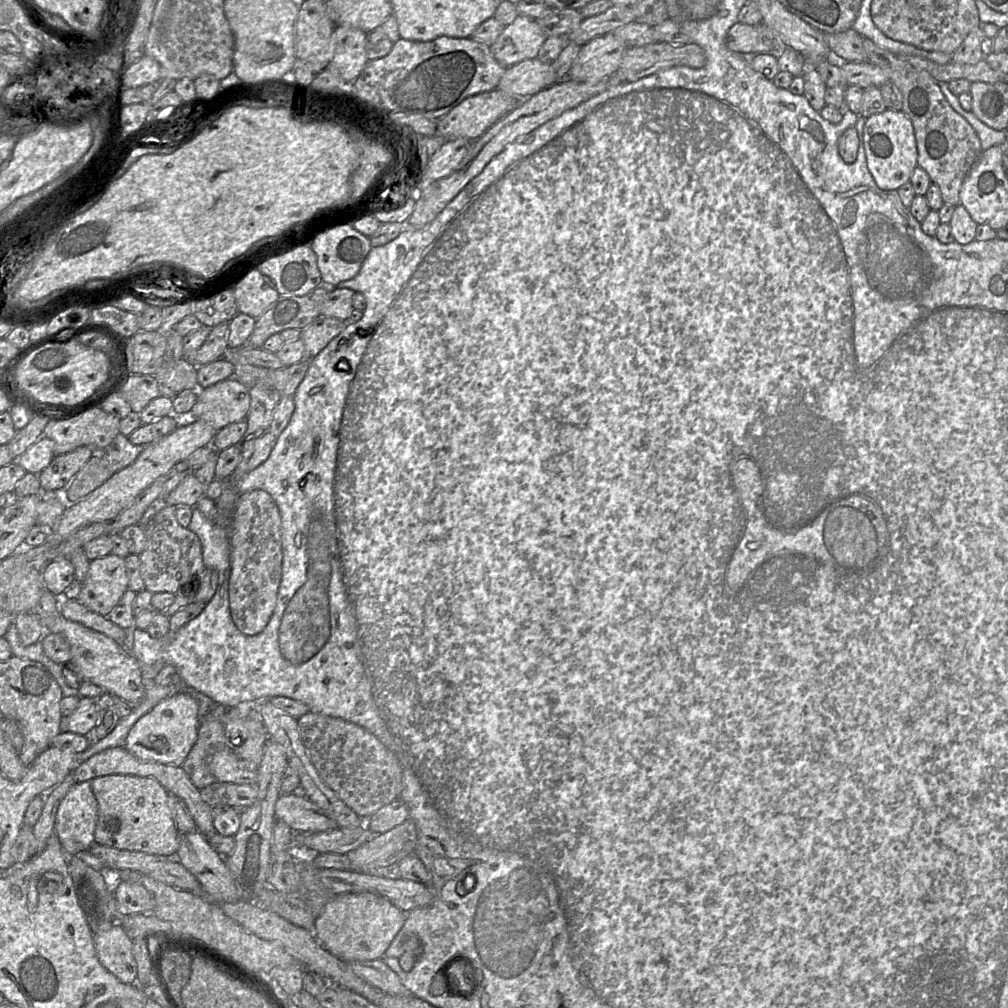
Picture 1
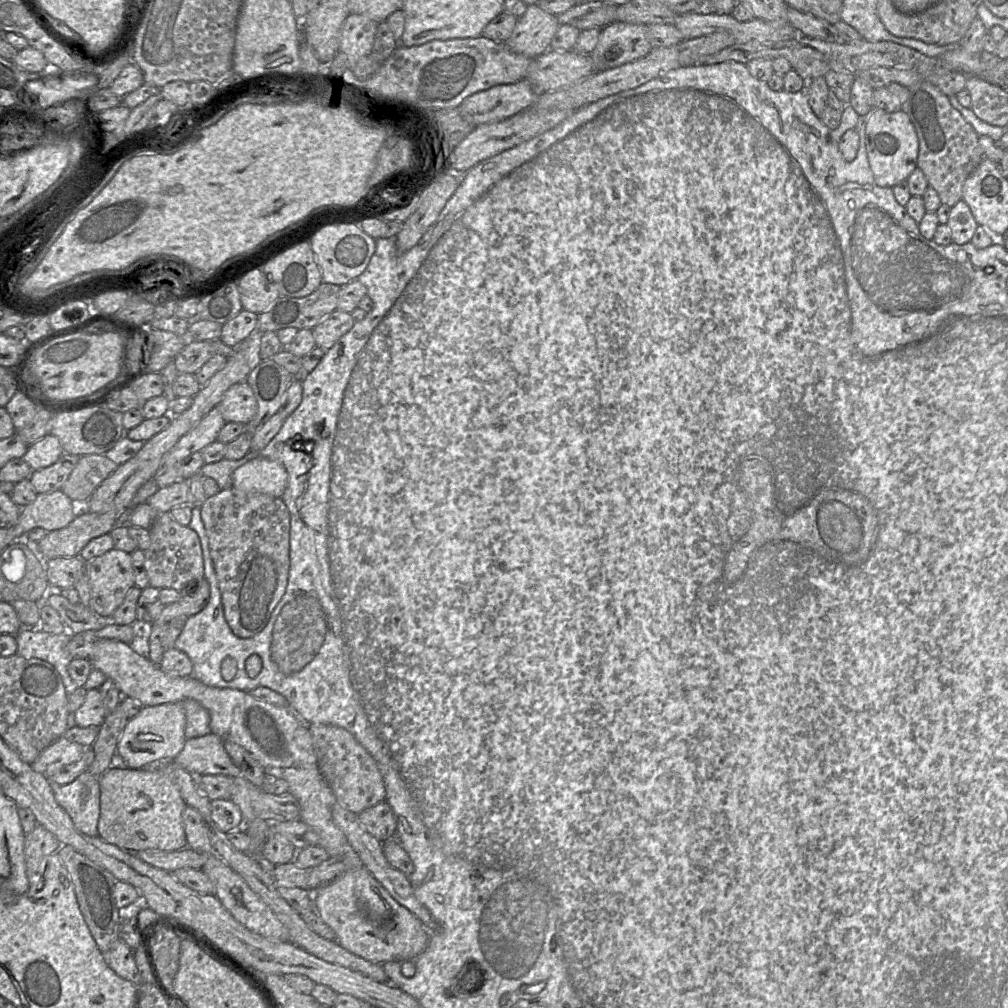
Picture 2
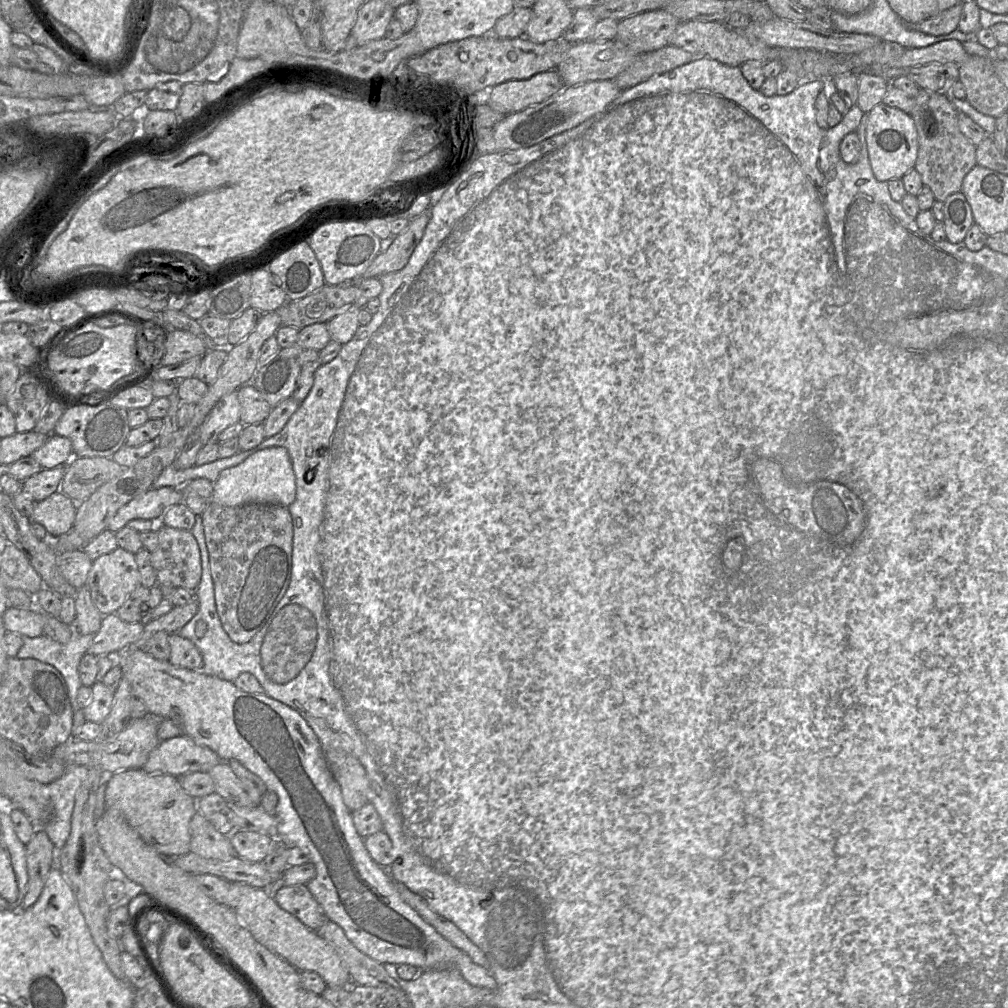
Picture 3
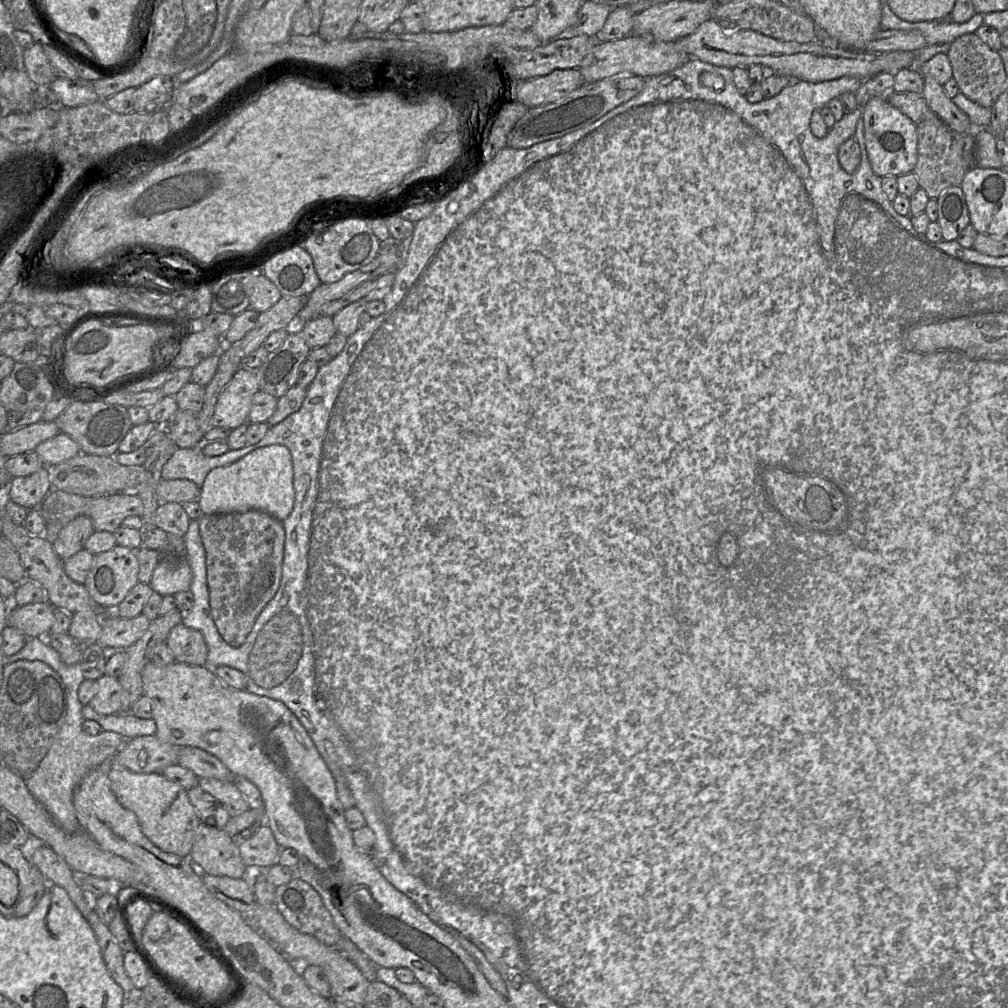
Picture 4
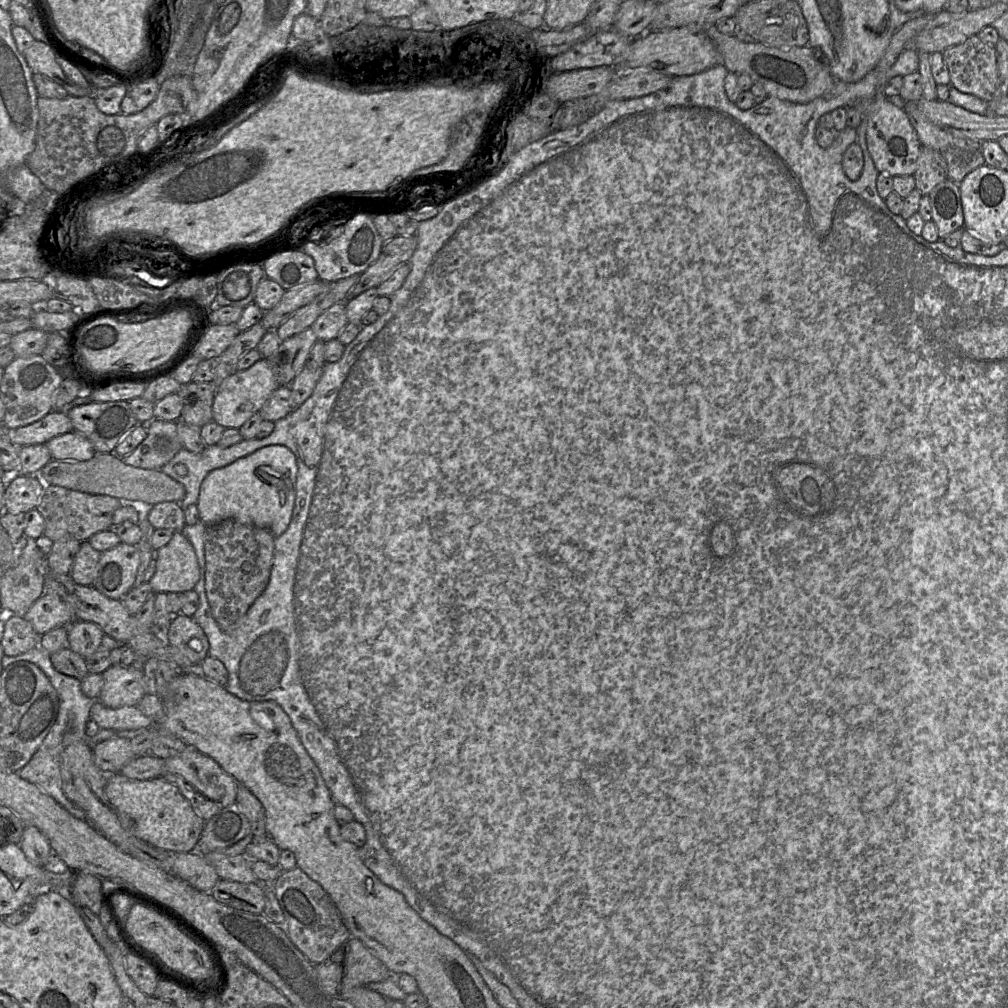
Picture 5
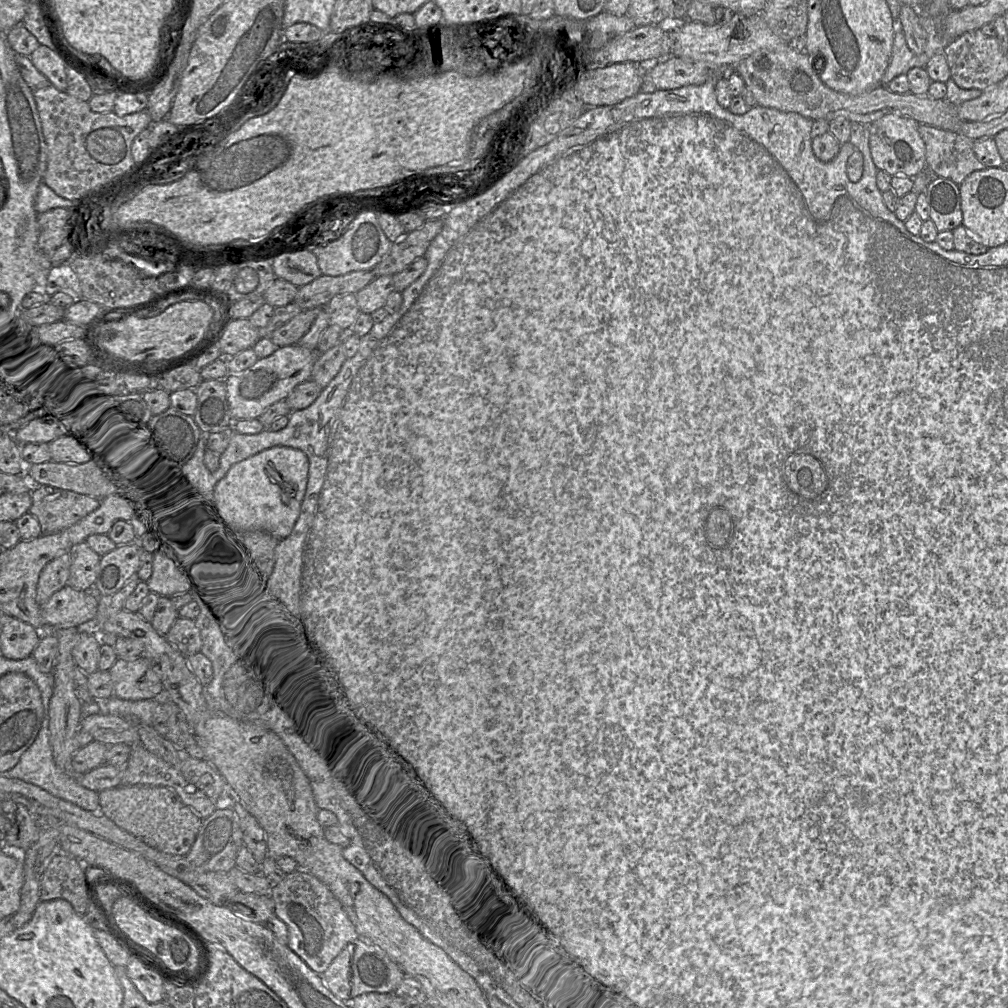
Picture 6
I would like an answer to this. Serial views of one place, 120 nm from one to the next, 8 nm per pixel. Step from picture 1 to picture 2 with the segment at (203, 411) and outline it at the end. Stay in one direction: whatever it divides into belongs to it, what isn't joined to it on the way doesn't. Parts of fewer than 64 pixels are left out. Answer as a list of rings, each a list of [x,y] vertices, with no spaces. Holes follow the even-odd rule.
[[[244,381],[232,385],[218,404],[225,422],[247,424],[257,413],[257,400],[249,384]]]

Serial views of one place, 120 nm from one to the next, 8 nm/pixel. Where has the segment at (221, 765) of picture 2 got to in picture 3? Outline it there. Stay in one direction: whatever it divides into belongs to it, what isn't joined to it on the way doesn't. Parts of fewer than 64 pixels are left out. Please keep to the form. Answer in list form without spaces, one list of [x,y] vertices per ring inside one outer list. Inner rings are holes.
[[[180,735],[163,740],[153,749],[142,767],[148,773],[163,773],[181,777],[191,772],[209,772],[222,762],[206,746],[197,744],[191,737]]]

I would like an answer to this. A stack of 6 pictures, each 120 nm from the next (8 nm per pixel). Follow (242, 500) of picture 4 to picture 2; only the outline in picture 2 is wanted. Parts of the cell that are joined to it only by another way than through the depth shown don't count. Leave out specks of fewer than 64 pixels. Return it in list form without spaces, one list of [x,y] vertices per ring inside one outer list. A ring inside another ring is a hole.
[[[258,456],[237,468],[232,474],[232,488],[280,498],[287,487],[288,474],[276,460]]]

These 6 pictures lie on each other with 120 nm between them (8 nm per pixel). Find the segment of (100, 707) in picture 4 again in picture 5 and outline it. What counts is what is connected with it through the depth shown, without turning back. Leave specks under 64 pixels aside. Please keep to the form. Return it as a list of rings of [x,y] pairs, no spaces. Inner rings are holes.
[[[147,659],[144,667],[111,665],[102,673],[104,684],[98,697],[109,708],[137,706],[141,699],[154,691],[153,666],[155,659]]]

